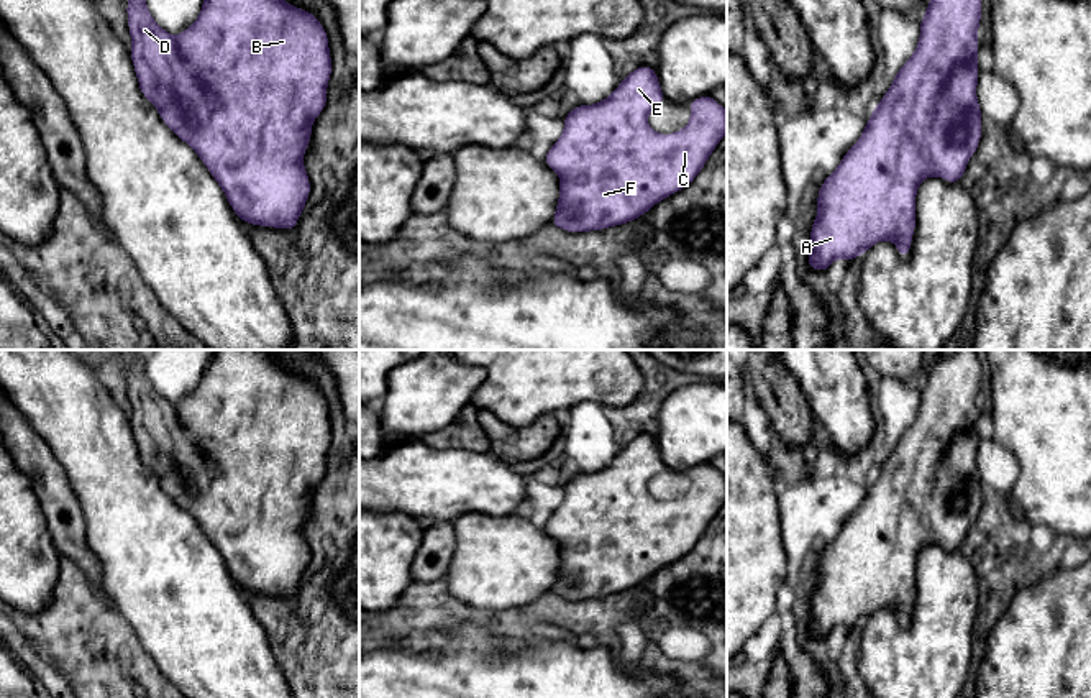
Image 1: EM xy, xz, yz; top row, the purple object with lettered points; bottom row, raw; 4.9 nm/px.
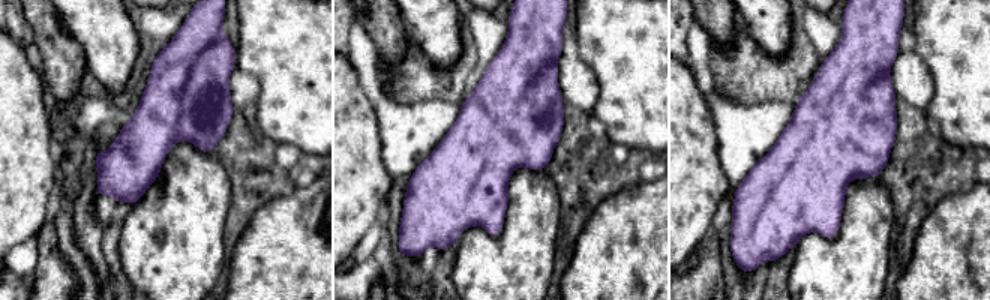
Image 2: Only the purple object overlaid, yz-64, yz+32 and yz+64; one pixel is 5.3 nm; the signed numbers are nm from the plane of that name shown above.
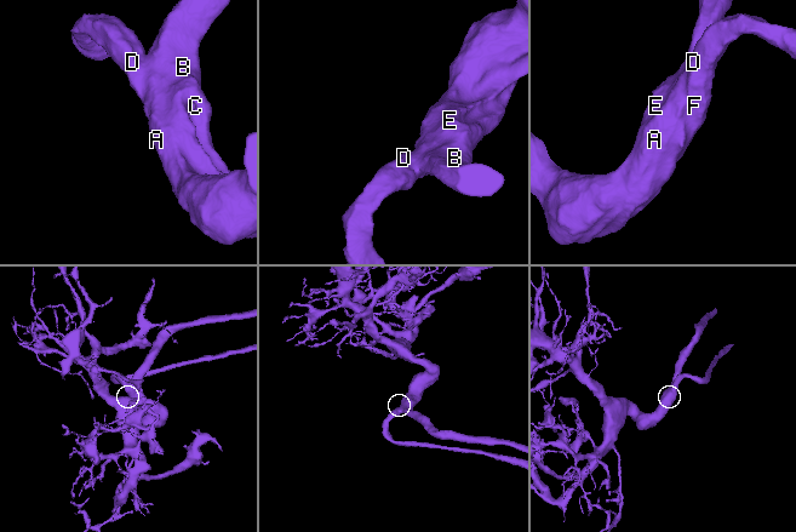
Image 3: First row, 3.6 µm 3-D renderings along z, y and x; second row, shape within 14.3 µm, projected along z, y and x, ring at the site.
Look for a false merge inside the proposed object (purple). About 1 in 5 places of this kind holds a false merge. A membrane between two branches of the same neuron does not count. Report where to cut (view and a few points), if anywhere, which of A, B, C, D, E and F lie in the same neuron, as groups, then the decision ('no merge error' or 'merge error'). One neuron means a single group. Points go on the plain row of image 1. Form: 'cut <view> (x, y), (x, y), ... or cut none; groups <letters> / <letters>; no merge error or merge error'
cut none; groups A B C D E F; no merge error

